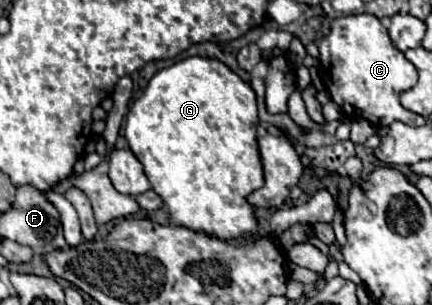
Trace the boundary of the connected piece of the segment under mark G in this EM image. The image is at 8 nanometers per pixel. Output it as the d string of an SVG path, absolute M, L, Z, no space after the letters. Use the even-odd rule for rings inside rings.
M190 56L186 60L180 60L168 68L158 70L144 94L130 106L128 118L126 118L126 128L124 128L124 136L128 140L128 148L134 152L134 156L140 160L140 164L144 166L144 174L150 180L152 188L156 194L162 196L164 206L168 208L172 222L178 226L186 226L190 230L196 232L206 232L206 234L214 234L222 240L228 238L238 238L244 234L250 234L256 228L256 218L254 218L254 208L246 202L246 196L258 188L262 188L262 162L260 162L260 154L258 154L258 144L256 144L256 126L258 126L258 112L256 112L256 94L252 90L252 86L248 82L244 82L238 74L234 74L226 64L222 64L216 58L202 58L202 56Z

